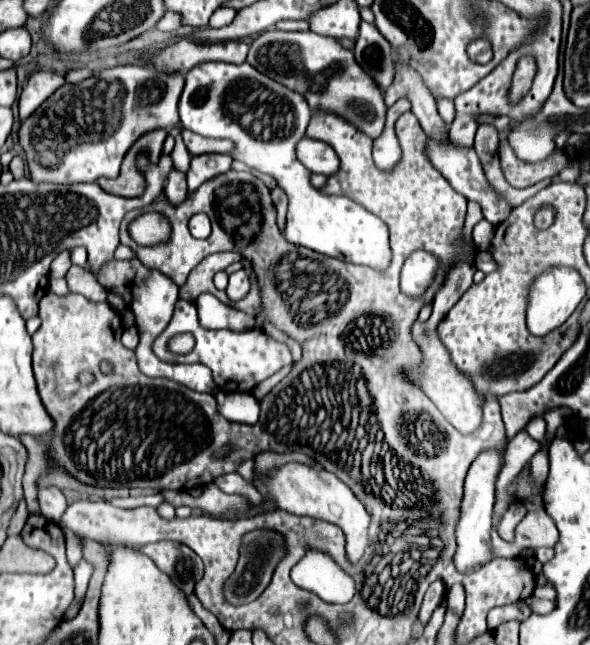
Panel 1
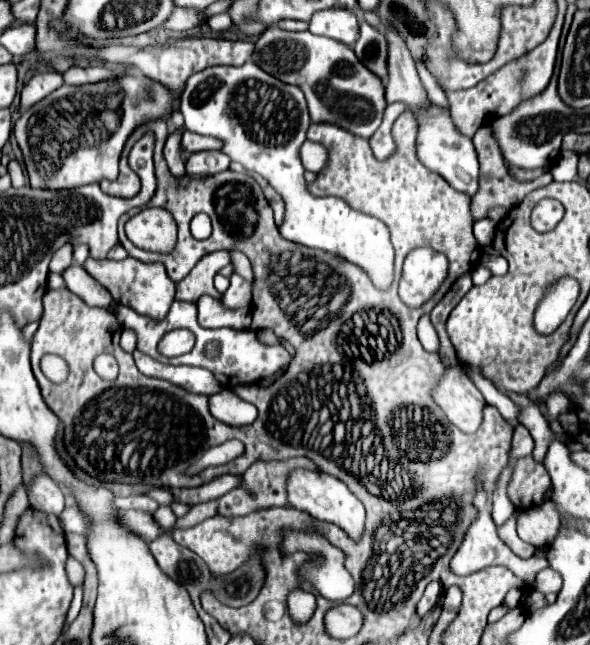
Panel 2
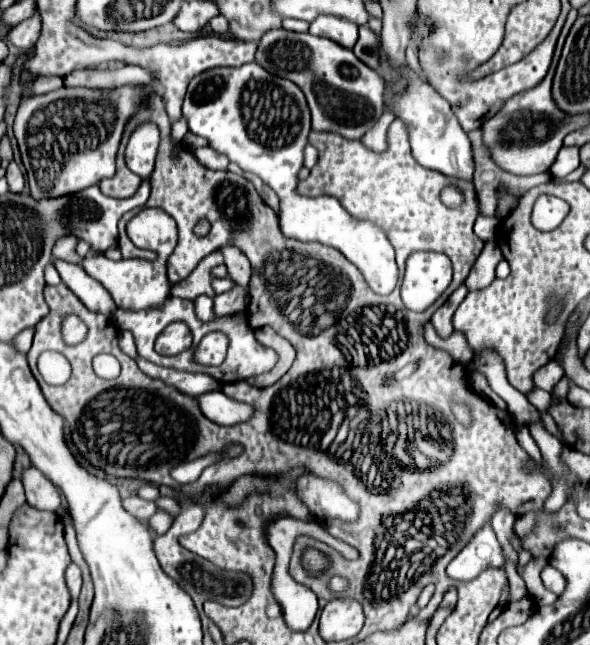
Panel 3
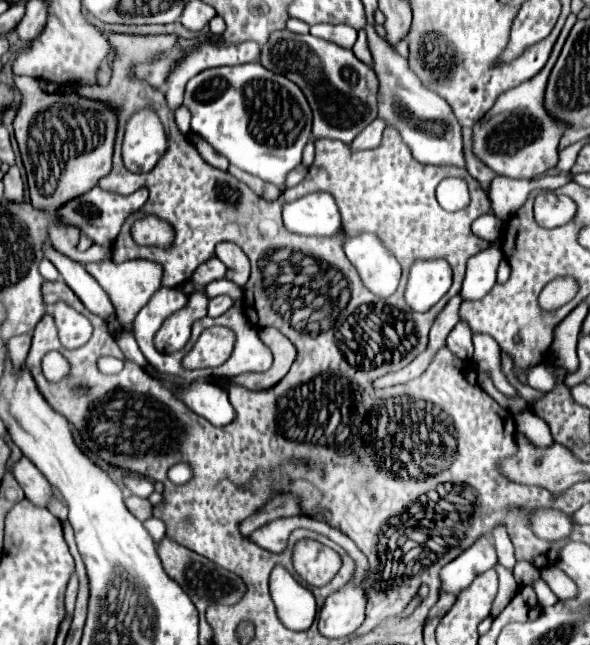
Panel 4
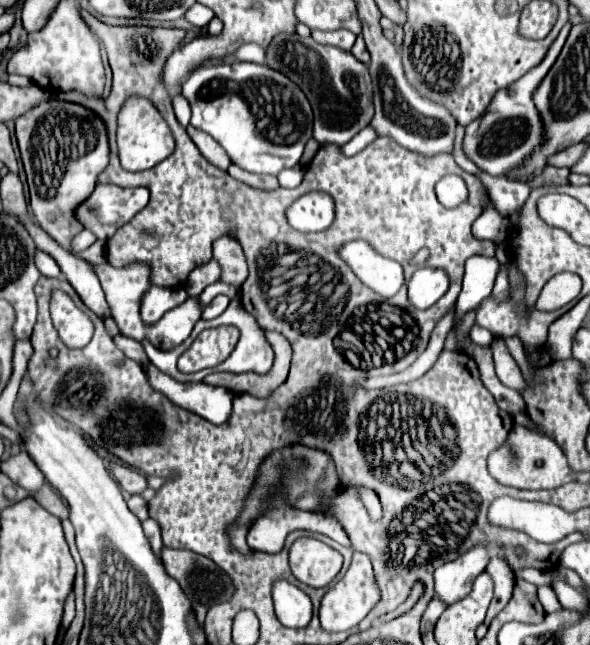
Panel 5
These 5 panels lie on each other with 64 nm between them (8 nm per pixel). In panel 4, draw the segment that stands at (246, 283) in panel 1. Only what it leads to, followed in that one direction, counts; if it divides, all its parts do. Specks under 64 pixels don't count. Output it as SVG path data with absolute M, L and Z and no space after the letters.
M216 296L208 302L208 316L210 318L216 318L216 316L222 316L230 306L234 304L234 300L230 296Z

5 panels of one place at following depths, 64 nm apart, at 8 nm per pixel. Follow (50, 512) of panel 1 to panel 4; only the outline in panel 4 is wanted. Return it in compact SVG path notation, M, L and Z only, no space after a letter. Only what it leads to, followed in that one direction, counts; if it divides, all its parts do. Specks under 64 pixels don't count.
M22 456L10 468L10 472L16 478L16 482L22 486L28 500L32 500L36 506L46 506L48 504L48 500L52 496L52 488L48 484L48 480L44 478L44 474L26 456Z

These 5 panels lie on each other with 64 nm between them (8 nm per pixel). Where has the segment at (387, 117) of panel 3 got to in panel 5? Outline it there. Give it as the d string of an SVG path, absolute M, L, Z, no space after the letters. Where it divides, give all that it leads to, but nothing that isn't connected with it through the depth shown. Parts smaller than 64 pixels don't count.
M368 126L368 128L360 130L360 132L358 132L348 144L344 144L340 150L342 150L344 156L354 156L354 154L358 154L360 150L364 150L372 140L376 140L376 132Z

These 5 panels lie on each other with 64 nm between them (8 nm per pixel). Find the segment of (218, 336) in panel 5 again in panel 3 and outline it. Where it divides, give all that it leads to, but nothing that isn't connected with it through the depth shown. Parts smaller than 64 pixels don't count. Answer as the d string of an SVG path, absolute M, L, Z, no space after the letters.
M208 332L194 350L194 360L204 366L220 366L226 358L226 350L228 336L224 332Z

